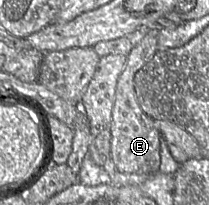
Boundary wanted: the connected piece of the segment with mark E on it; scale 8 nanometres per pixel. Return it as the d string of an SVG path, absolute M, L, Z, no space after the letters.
M147 30L143 38L132 48L127 56L126 65L120 74L111 121L111 151L110 157L121 173L155 174L161 162L161 144L163 138L154 125L154 119L141 109L135 94L134 76L158 50L157 31Z

